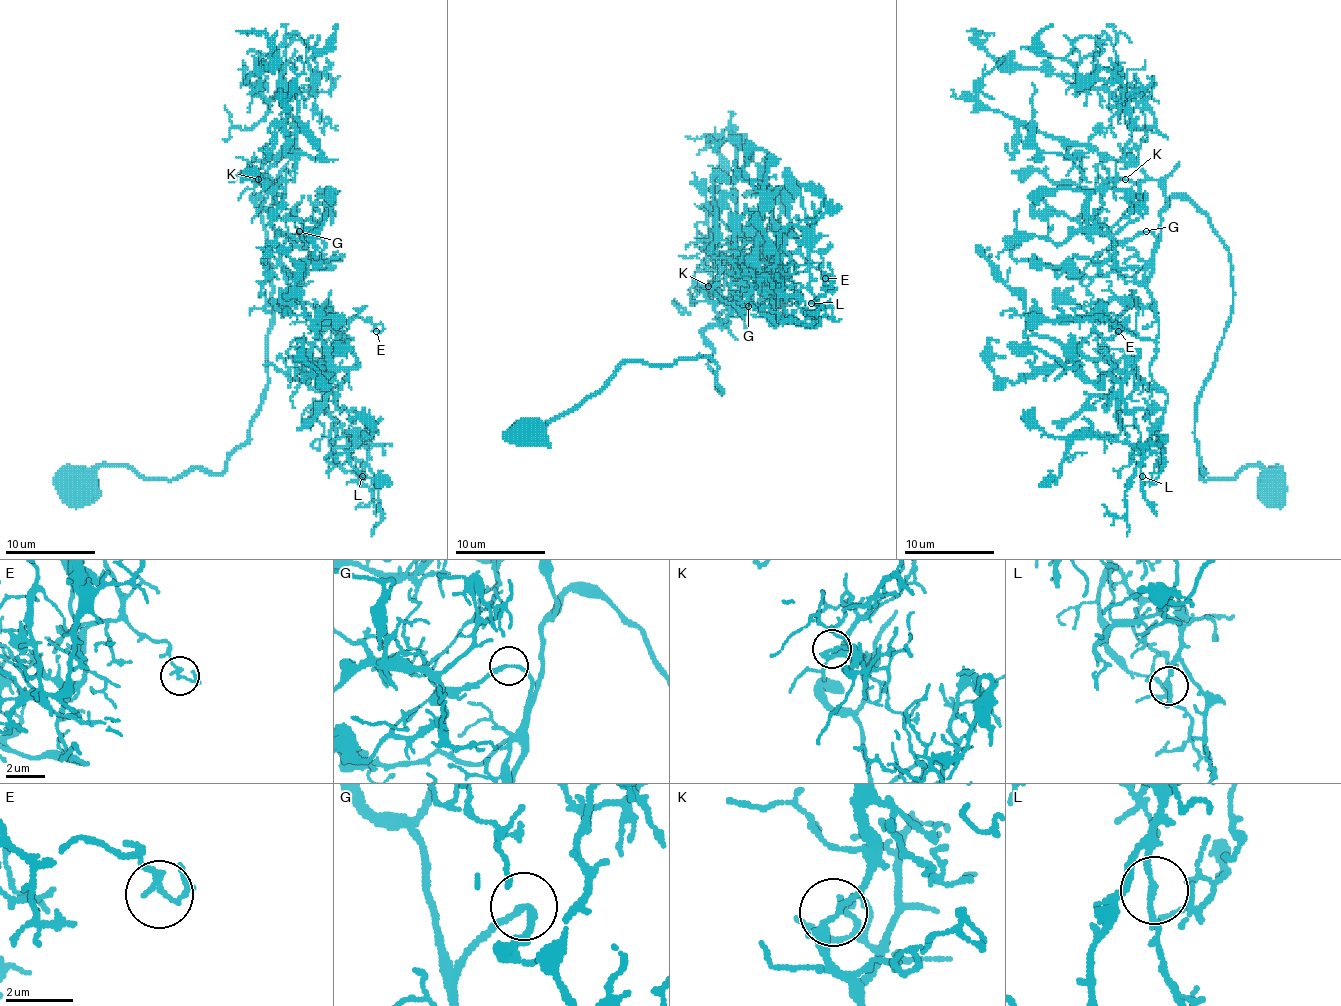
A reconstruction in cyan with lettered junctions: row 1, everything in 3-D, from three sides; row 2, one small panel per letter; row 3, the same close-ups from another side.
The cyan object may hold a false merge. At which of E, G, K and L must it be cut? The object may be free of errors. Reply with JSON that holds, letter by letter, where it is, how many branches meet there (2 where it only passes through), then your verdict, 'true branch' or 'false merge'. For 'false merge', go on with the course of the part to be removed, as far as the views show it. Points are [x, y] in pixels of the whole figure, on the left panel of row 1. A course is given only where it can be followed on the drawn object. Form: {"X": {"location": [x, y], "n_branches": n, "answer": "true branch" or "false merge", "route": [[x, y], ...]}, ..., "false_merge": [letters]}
{"E": {"location": [376, 331], "n_branches": 2, "answer": "true branch"}, "G": {"location": [299, 231], "n_branches": 2, "answer": "true branch"}, "K": {"location": [258, 179], "n_branches": 2, "answer": "true branch"}, "L": {"location": [362, 476], "n_branches": 2, "answer": "true branch"}, "false_merge": []}

